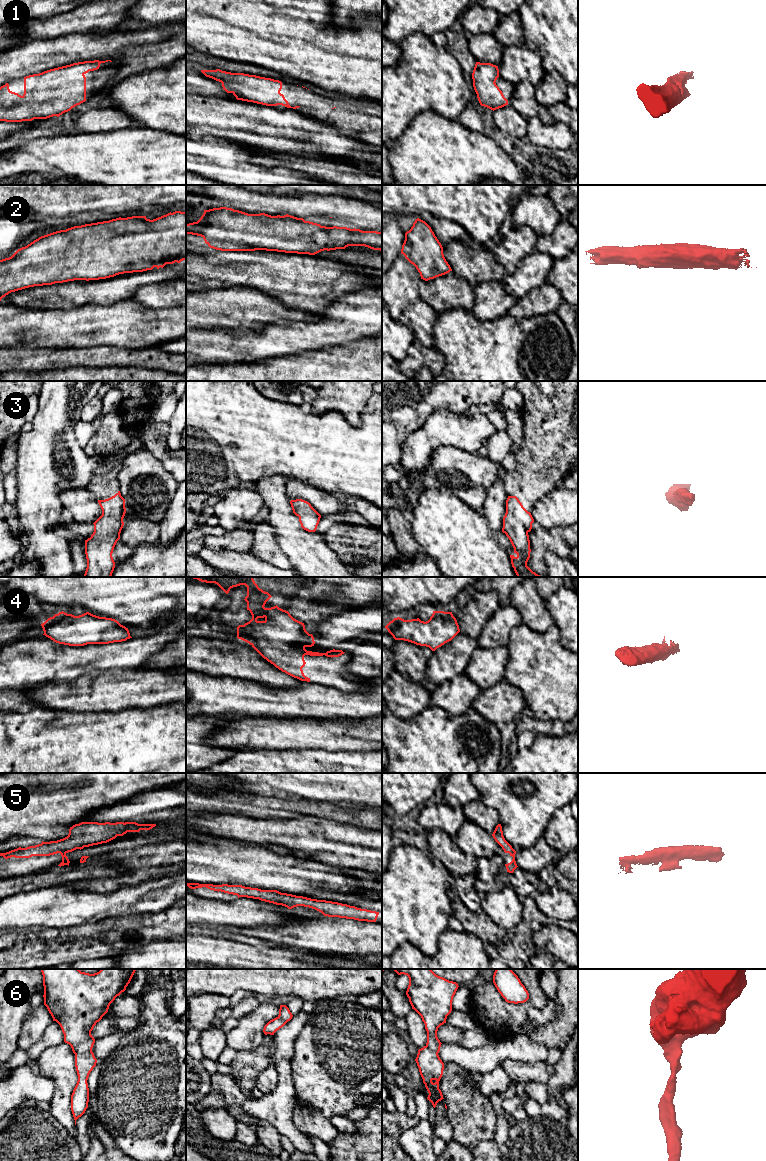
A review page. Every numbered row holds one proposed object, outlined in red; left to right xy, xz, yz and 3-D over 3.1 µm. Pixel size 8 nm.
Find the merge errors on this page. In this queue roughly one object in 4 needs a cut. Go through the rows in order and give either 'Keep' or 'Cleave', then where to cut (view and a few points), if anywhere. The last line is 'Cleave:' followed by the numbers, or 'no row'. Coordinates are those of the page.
1: Keep. No split
2: Keep. No split
3: Keep. No split
4: Keep. No split
5: Keep. No split
6: Keep. No split
Cleave: no row

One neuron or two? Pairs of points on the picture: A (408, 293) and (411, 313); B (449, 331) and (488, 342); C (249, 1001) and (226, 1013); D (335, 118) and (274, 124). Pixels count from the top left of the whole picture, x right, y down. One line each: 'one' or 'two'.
A: two
B: one
C: one
D: two

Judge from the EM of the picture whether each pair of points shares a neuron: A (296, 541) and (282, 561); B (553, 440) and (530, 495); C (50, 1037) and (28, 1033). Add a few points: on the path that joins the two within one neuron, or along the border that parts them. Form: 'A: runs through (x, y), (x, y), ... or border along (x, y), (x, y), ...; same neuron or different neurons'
A: border along (275, 534), (275, 539), (281, 551), (293, 566); different neurons
B: runs through (550, 454), (543, 464), (542, 473), (534, 481); same neuron
C: border along (53, 1021), (45, 1029), (43, 1036), (25, 1051); different neurons

